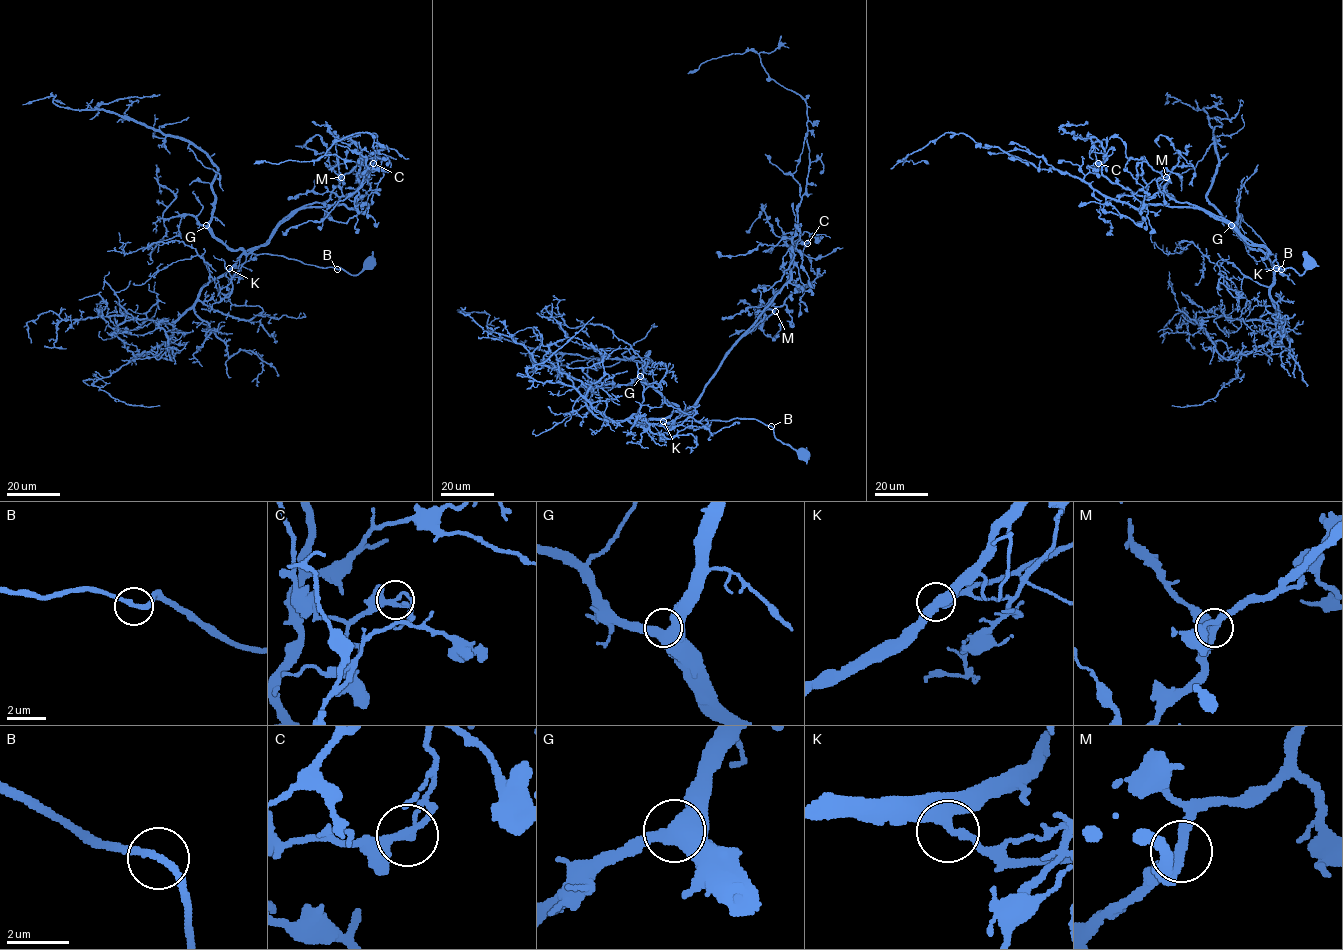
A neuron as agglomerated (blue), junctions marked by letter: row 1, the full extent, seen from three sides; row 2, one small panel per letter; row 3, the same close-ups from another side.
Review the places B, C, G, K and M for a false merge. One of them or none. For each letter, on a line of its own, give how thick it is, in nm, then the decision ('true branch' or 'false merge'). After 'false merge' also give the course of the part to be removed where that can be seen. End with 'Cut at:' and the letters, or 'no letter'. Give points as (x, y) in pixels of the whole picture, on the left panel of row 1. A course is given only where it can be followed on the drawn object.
B: 220 nm | true branch
C: 280 nm | false merge | (373, 163), (351, 195), (295, 210), (246, 253), (209, 226), (217, 167), (188, 142), (54, 96), (23, 105)
G: 550 nm | true branch
K: 320 nm | true branch
M: 280 nm | true branch
Cut at: C

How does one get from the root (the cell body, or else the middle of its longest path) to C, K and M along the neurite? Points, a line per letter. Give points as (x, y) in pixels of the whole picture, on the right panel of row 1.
C: (1310, 264), (1301, 275), (1275, 268), (1276, 254), (1275, 266), (1229, 223), (1112, 183), (1098, 163)
K: (1310, 264), (1301, 275), (1291, 268), (1275, 268), (1276, 254), (1276, 268)
M: (1310, 264), (1301, 275), (1275, 268), (1276, 254), (1275, 266), (1264, 248), (1229, 223), (1170, 198), (1166, 177)

